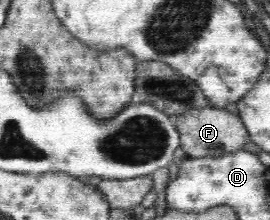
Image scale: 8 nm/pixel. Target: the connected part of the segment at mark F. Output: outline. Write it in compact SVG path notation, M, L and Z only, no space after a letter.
M213 106L199 109L189 108L183 114L171 115L171 118L176 124L177 131L180 132L181 147L187 157L197 159L223 157L229 153L244 150L246 142L251 140L239 115L228 112L225 108Z

